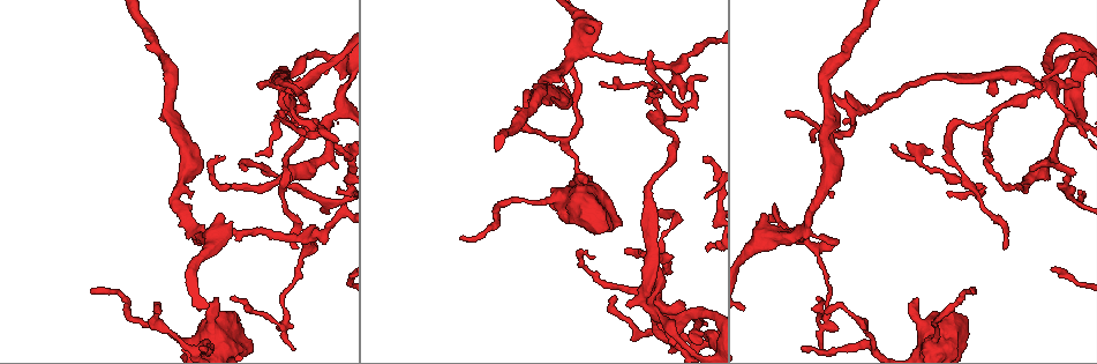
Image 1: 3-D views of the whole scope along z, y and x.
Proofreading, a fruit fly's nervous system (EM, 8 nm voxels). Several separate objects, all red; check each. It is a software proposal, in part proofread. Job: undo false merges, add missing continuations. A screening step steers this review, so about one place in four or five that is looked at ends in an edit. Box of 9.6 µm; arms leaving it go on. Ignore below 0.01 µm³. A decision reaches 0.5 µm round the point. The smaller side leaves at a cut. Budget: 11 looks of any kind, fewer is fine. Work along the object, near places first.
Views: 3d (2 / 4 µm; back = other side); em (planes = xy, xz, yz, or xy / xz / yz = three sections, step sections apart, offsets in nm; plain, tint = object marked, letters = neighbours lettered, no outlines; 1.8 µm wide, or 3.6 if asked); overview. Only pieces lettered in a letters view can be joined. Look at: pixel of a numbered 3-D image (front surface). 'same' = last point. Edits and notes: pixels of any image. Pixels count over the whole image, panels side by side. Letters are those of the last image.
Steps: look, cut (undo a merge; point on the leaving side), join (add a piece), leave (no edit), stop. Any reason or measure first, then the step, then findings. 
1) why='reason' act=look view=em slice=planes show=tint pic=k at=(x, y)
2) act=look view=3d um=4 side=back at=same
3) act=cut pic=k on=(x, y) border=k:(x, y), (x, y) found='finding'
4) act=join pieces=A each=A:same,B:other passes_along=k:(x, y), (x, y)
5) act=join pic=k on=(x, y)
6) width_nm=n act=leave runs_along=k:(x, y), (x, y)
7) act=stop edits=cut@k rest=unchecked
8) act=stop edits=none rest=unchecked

why='tapers out' act=look view=em slice=planes show=letters pic=1 at=(339, 140)

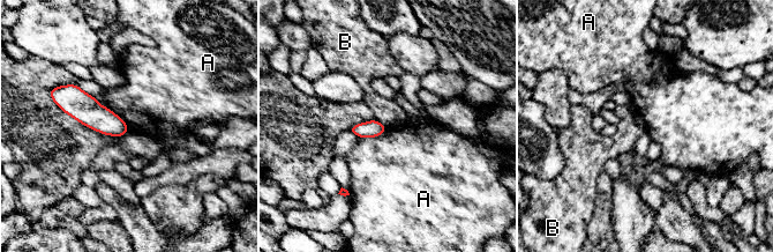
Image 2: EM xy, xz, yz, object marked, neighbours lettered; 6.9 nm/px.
act=leave each=A:other,B:other found='no lettered piece goes on from it'

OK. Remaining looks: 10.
why='abrupt turn' act=look view=em um=3.6 slice=xz step=8 show=tint pic=1 at=(280, 327)

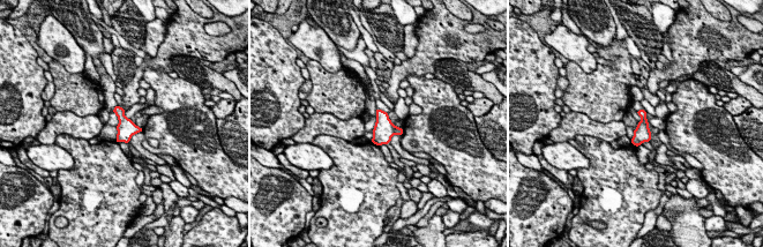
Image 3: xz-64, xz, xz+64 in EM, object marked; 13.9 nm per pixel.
why='cut it another way' act=look view=em um=3.6 slice=planes show=letters at=same

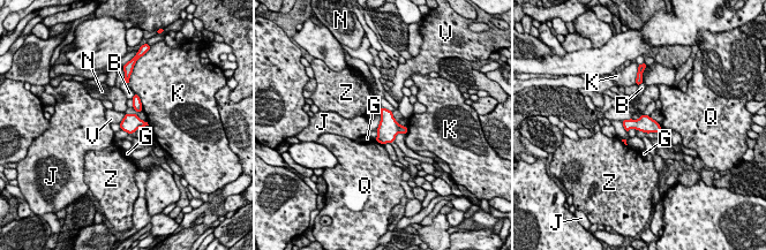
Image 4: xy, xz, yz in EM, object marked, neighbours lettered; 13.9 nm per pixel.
act=leave each=B:other,G:other,J:other,K:other,N:other,Q:other,V:other,Z:other border=4:(631, 118), (622, 121) found='one neuron here'

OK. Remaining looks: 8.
why='an open end' act=look view=em slice=xz step=8 show=letters pic=1 at=(705, 158)

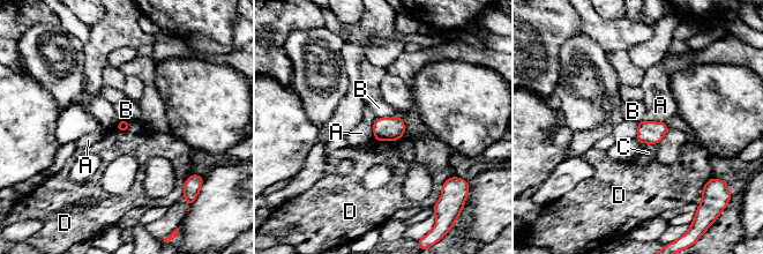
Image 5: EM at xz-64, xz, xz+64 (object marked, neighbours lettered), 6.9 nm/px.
act=look view=em slice=yz step=8 show=letters at=same

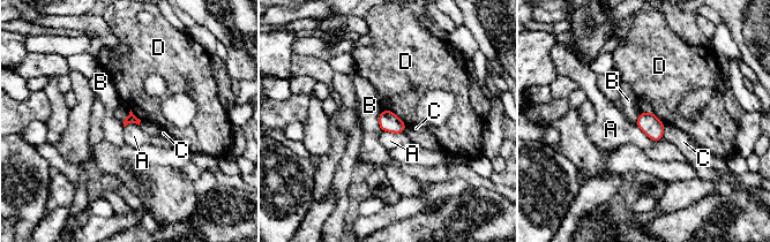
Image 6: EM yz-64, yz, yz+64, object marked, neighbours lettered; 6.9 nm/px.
act=leave each=A:other,B:other,C:other,D:other border=6:(381, 129), (403, 133) found='no lettered piece goes on from it'

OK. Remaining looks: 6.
why='long arm stops here' act=look view=3d um=2 pic=1 at=(298, 248)

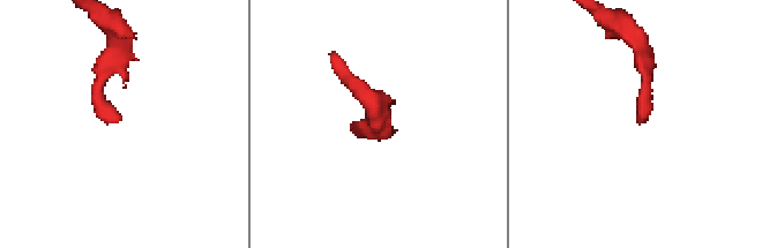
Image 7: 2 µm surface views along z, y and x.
act=look view=em slice=planes show=letters pic=7 at=(643, 119)

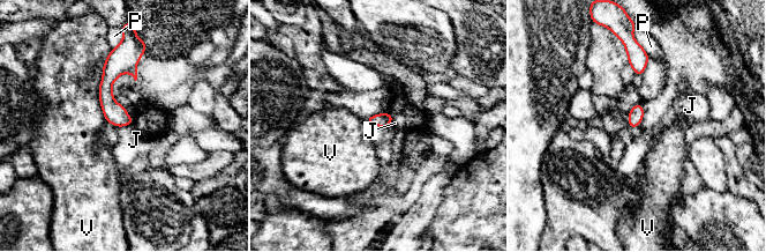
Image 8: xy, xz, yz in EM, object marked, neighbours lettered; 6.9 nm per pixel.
act=leave each=J:other,P:other,V:other runs_along=8:(114, 53), (106, 99), (125, 123) found='no lettered piece goes on from it'

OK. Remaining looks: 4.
act=stop edits=none rest=unchecked

